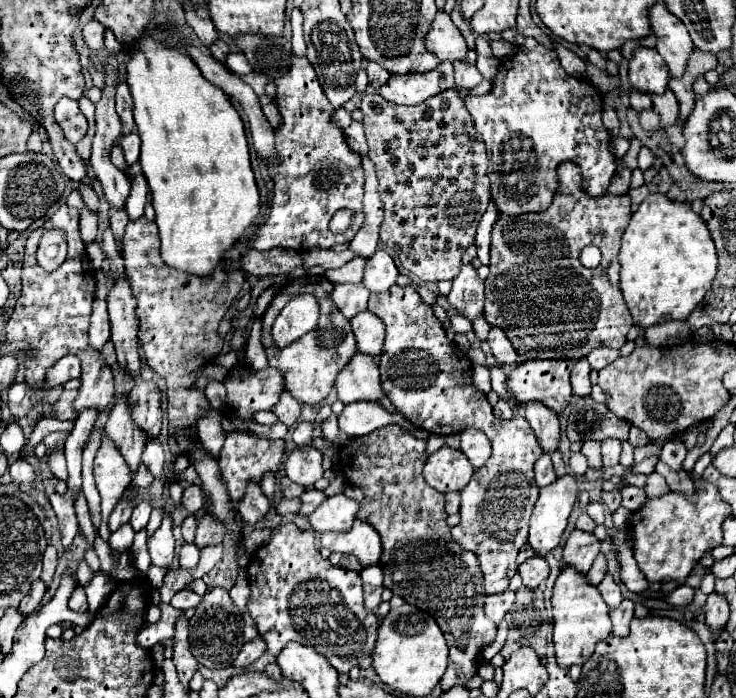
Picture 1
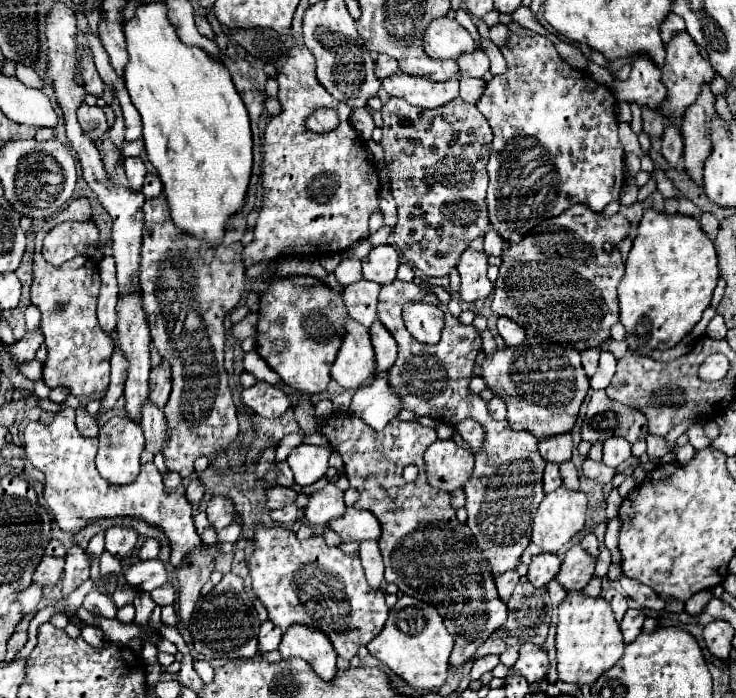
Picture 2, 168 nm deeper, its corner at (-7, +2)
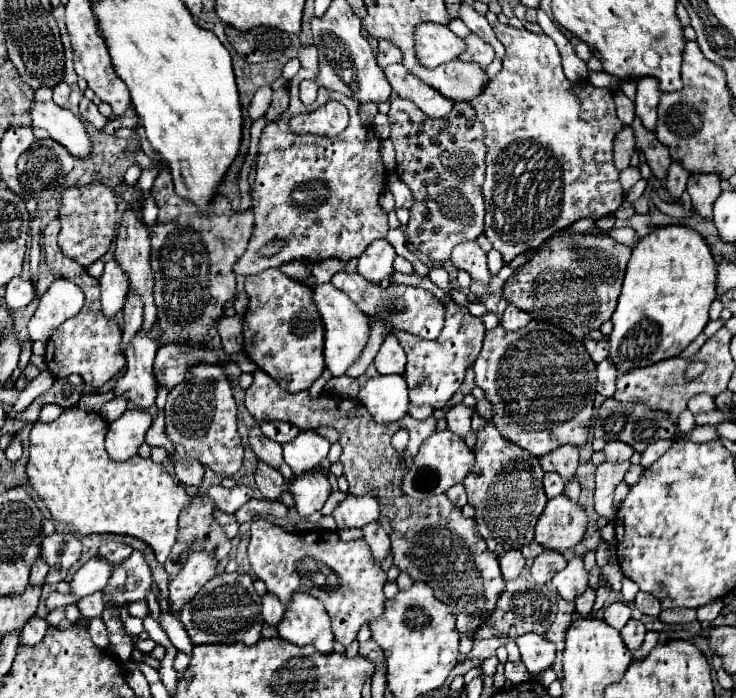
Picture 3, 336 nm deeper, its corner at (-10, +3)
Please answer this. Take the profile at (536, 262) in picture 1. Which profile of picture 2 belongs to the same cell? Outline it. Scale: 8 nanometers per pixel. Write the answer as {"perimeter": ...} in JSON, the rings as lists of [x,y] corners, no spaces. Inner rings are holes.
{"perimeter":[[[574,205],[560,217],[542,221],[540,231],[530,233],[520,245],[510,245],[502,255],[500,277],[494,285],[492,311],[500,317],[512,317],[518,321],[528,337],[544,337],[560,345],[584,351],[590,347],[600,347],[600,343],[610,339],[610,327],[618,323],[618,283],[624,277],[624,261],[618,251],[618,243],[632,231],[630,223],[622,215],[604,217],[602,213],[592,213],[584,205]]]}

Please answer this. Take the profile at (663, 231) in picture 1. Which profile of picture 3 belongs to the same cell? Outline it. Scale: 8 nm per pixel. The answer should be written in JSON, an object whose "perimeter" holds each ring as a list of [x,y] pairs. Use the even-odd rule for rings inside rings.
{"perimeter":[[[681,224],[655,226],[647,236],[643,236],[633,248],[633,256],[627,264],[619,304],[611,318],[613,332],[609,336],[609,344],[611,344],[609,360],[617,366],[619,374],[679,356],[701,334],[701,330],[709,322],[709,306],[717,298],[715,278],[717,278],[715,258],[703,236],[693,228]]]}

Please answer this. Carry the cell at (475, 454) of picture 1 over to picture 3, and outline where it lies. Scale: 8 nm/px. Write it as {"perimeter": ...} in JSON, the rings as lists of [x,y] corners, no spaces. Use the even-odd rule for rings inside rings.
{"perimeter":[[[463,404],[453,406],[453,408],[449,410],[449,414],[445,416],[447,428],[449,428],[451,432],[455,432],[457,436],[465,438],[465,436],[471,432],[471,414],[473,414],[473,412],[471,412],[467,406],[463,406]]]}

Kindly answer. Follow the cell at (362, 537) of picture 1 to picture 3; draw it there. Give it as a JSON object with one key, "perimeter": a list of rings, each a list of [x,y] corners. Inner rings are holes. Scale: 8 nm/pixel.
{"perimeter":[[[349,496],[333,512],[337,530],[363,528],[379,520],[379,504],[373,496]]]}

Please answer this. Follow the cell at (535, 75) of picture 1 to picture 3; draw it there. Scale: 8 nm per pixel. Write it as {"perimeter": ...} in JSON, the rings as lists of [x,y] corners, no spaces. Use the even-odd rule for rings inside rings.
{"perimeter":[[[497,22],[497,24],[493,26],[493,32],[495,32],[495,36],[499,38],[499,42],[501,42],[501,44],[505,46],[505,50],[507,50],[507,54],[505,54],[505,58],[503,58],[503,68],[501,68],[501,72],[485,86],[485,90],[483,90],[475,100],[471,100],[471,104],[473,104],[473,108],[475,108],[477,116],[479,116],[479,120],[481,120],[483,126],[485,126],[485,132],[487,132],[487,134],[485,134],[485,144],[487,144],[487,148],[489,148],[489,150],[487,150],[487,158],[485,158],[485,162],[487,162],[487,172],[485,172],[485,184],[483,184],[485,210],[487,210],[487,214],[485,214],[485,236],[489,238],[489,242],[493,244],[493,248],[503,254],[503,260],[509,262],[509,260],[513,260],[517,254],[523,254],[523,252],[529,252],[529,250],[539,248],[549,236],[553,236],[555,230],[567,228],[567,226],[571,226],[573,222],[577,222],[579,218],[595,218],[595,220],[597,220],[597,218],[603,218],[603,216],[607,216],[607,214],[613,214],[613,212],[621,206],[625,194],[623,194],[623,188],[621,188],[621,182],[619,182],[619,170],[617,170],[615,164],[613,164],[613,138],[615,138],[615,134],[623,128],[623,122],[621,122],[621,120],[617,118],[617,114],[615,114],[615,102],[613,102],[611,90],[607,90],[607,88],[597,88],[597,86],[593,86],[591,82],[571,82],[571,80],[563,74],[561,54],[559,54],[559,50],[557,50],[555,42],[553,42],[549,36],[545,36],[545,34],[535,34],[535,32],[525,30],[525,28],[517,30],[517,28],[513,28],[513,26],[509,26],[509,24],[501,24],[501,22]]]}

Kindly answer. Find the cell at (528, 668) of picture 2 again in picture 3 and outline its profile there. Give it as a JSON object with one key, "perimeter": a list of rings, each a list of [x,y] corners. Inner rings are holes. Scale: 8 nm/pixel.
{"perimeter":[[[523,634],[515,642],[521,650],[521,660],[527,666],[529,674],[539,674],[553,664],[555,646],[549,640],[541,638],[537,634]]]}

